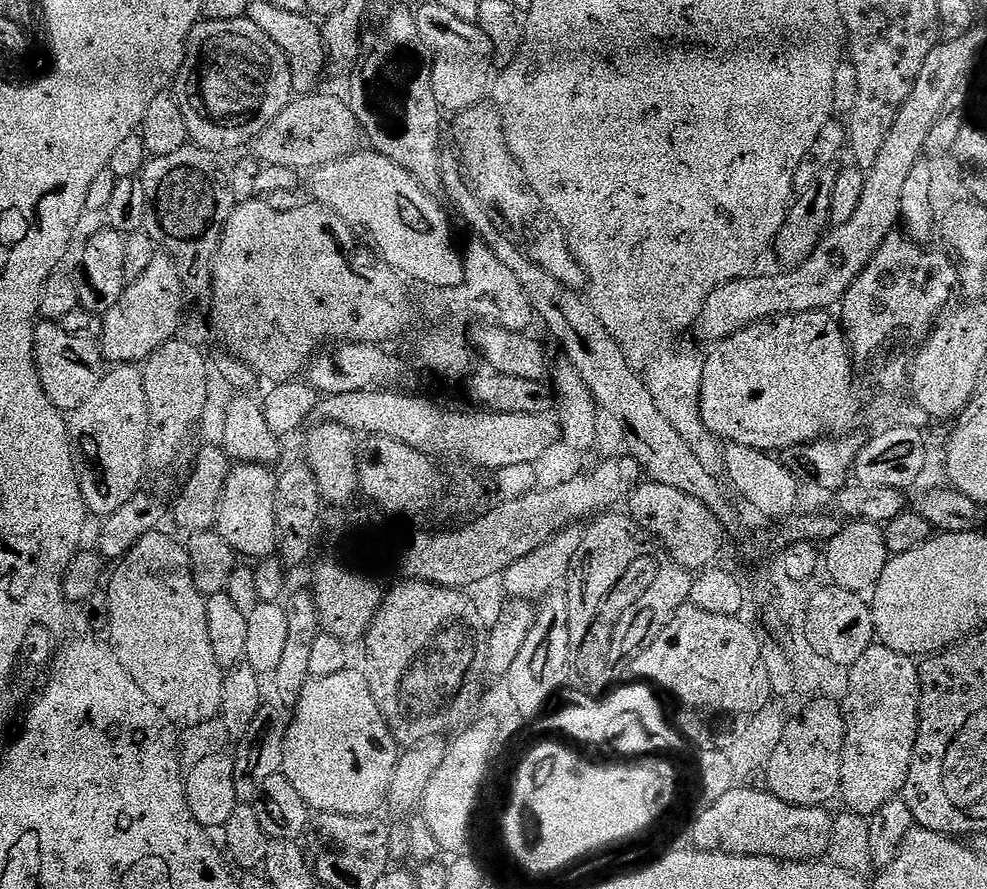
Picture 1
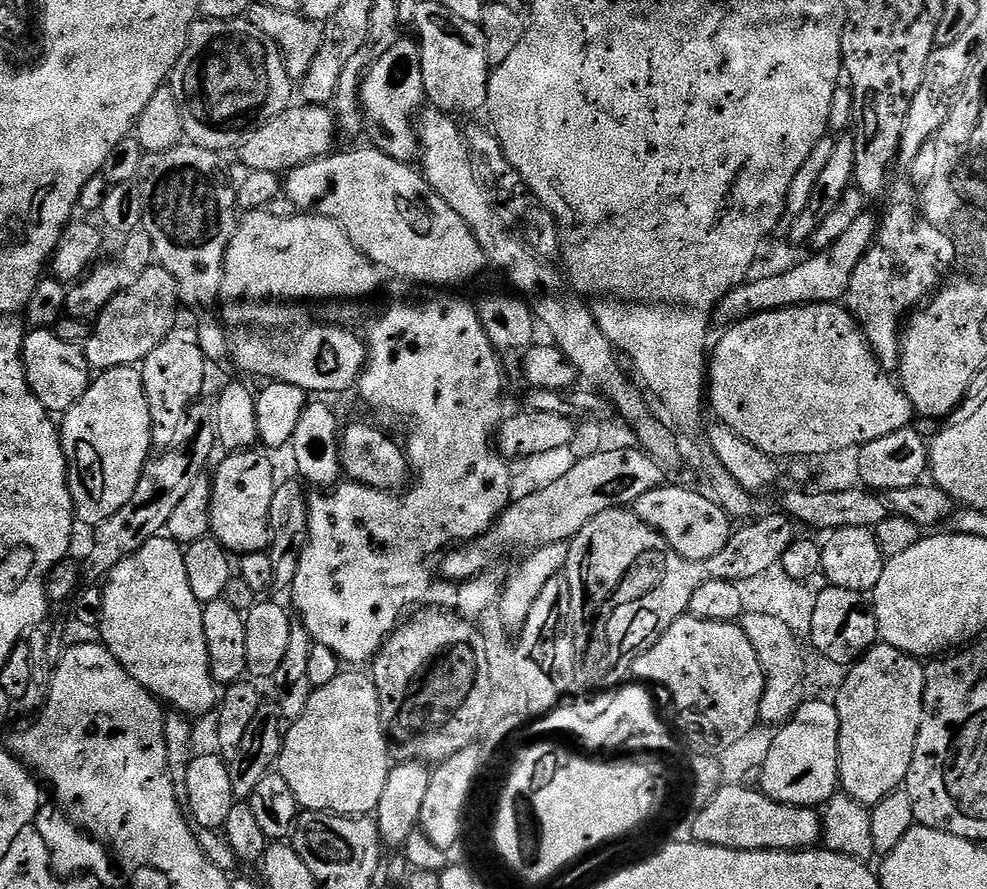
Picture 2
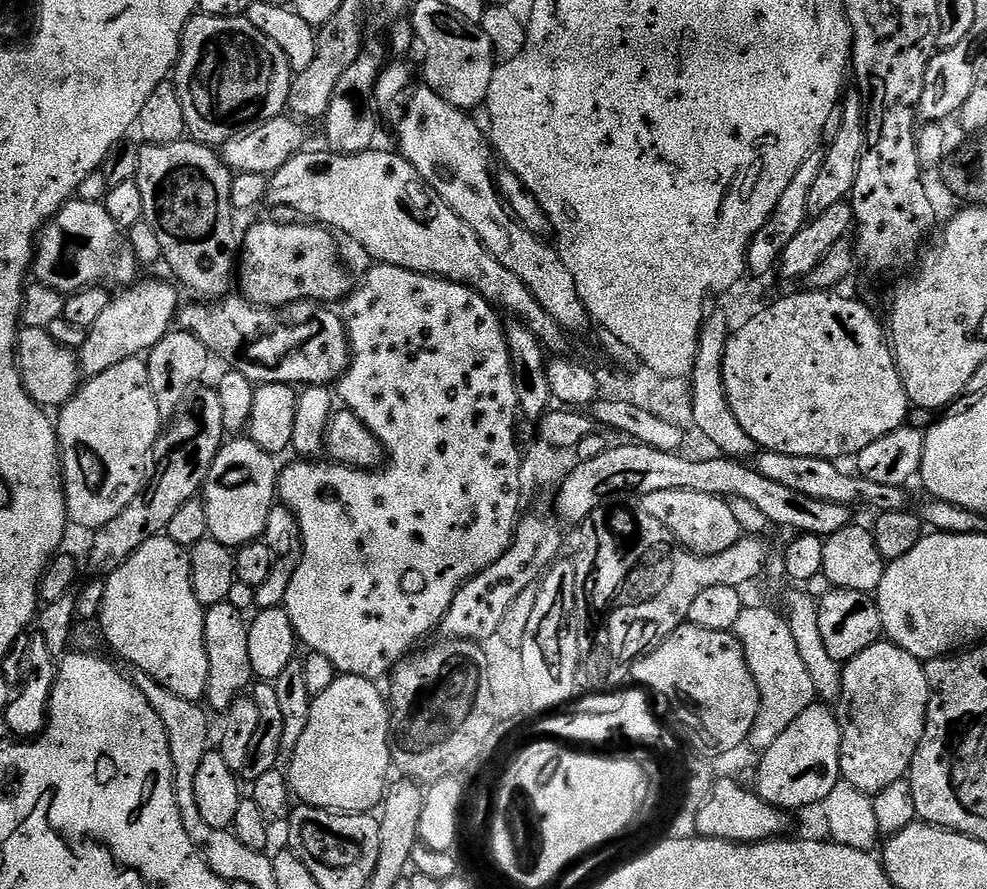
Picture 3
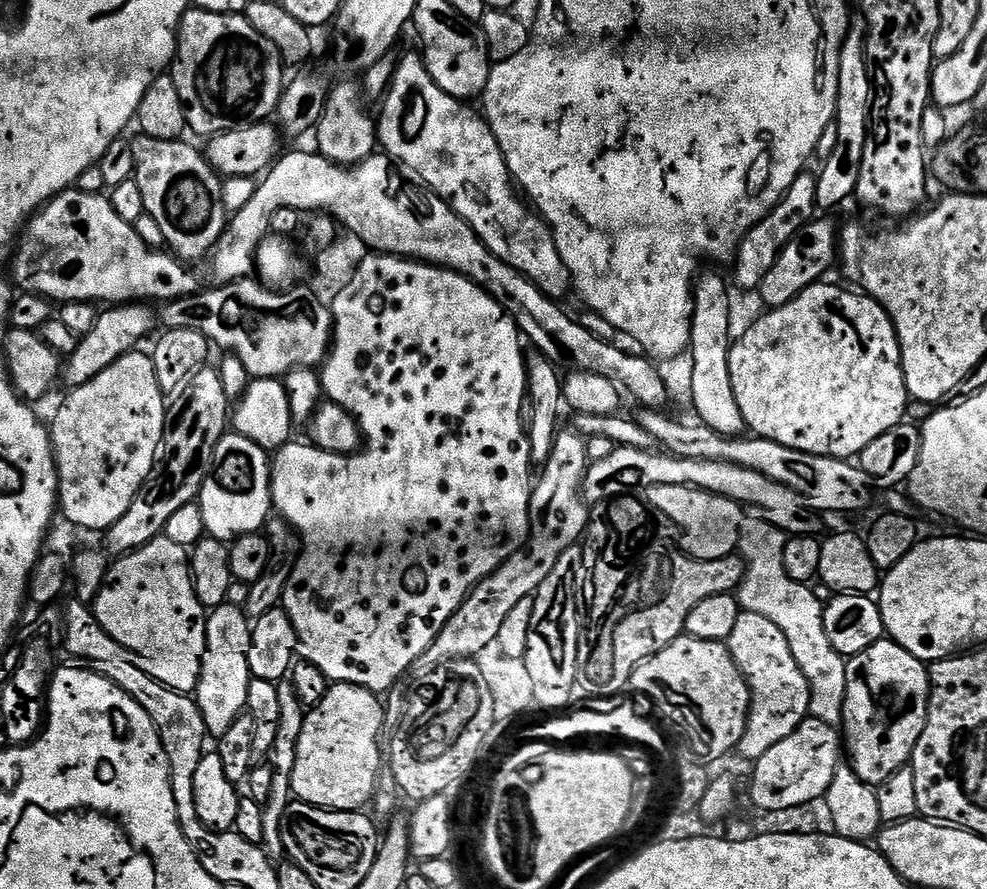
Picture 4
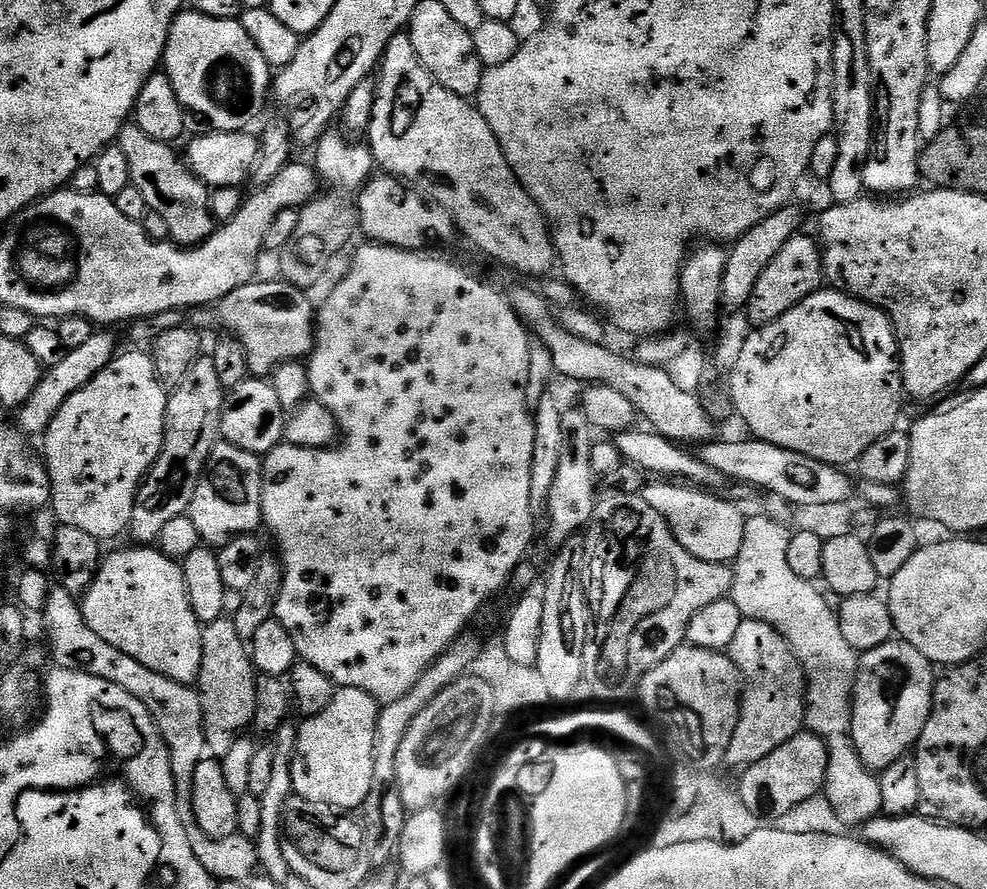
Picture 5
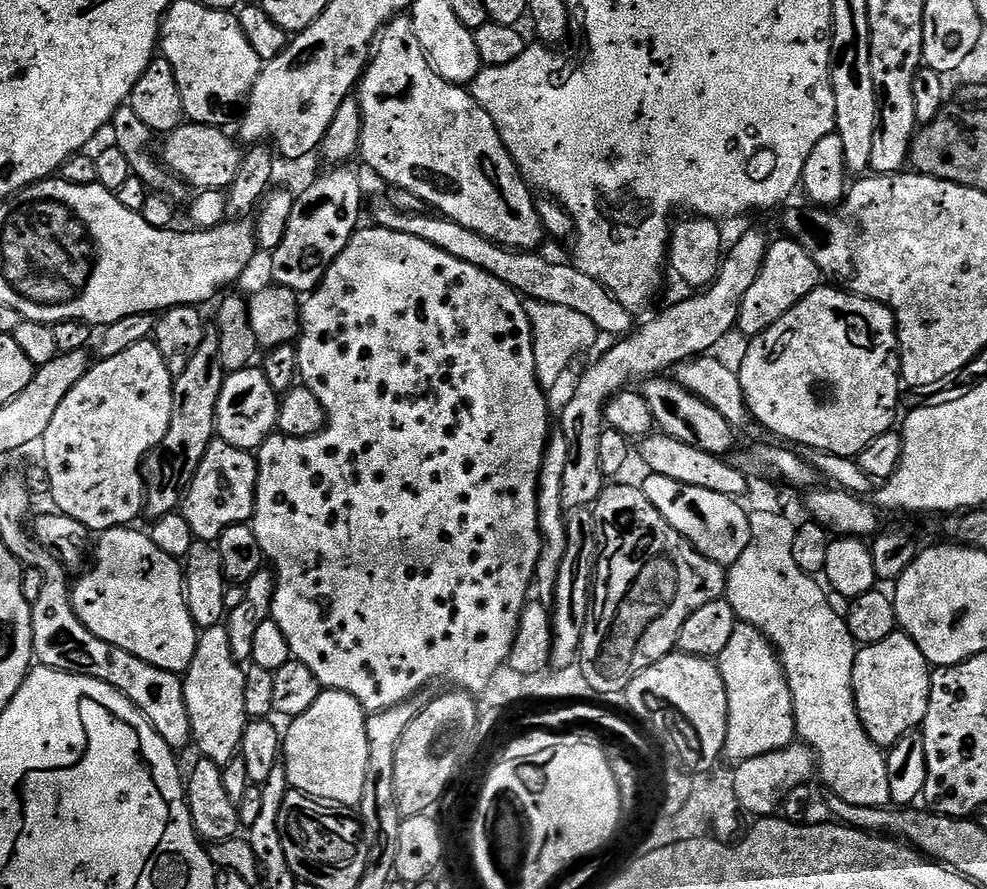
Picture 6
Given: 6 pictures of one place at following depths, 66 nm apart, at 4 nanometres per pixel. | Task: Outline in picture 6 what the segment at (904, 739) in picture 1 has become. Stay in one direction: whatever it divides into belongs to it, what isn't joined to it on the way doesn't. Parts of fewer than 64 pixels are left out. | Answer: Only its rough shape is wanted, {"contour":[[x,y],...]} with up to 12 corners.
{"contour":[[902,630],[863,645],[858,718],[887,750],[928,713],[933,669]]}

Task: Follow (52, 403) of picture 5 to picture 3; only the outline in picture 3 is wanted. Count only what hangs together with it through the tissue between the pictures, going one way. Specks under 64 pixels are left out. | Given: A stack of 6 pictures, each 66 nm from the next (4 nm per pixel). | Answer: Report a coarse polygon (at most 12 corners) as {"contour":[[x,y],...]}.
{"contour":[[177,285],[117,291],[78,349],[85,377],[143,357],[173,331]]}

